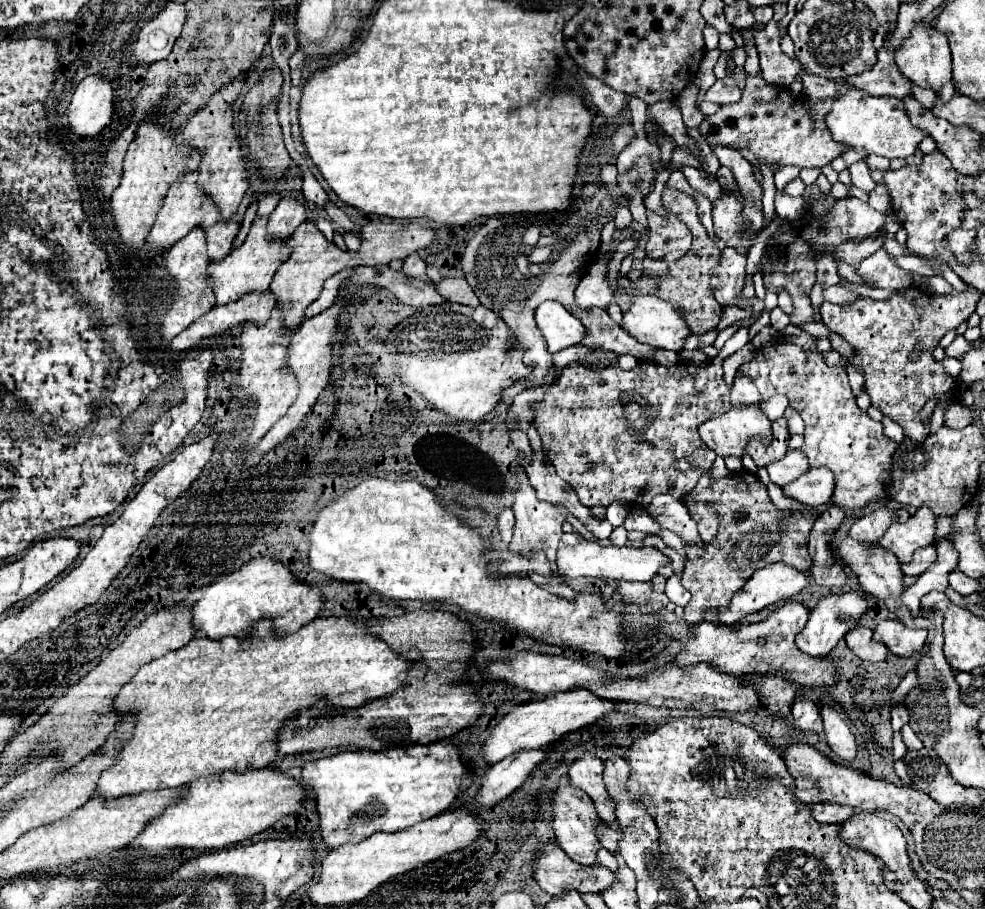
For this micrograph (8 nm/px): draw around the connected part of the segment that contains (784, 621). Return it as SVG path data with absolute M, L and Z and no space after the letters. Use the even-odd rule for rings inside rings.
M785 602L777 610L773 610L765 620L755 624L739 624L739 626L721 626L717 628L711 622L701 624L683 624L683 620L675 622L663 622L659 634L683 642L683 652L673 662L675 666L691 666L699 662L707 662L717 666L721 672L729 672L735 676L743 674L769 674L769 672L791 672L791 680L795 684L801 684L805 688L811 686L833 686L837 684L835 674L819 674L821 662L813 660L811 656L805 656L795 646L795 636L803 630L807 624L809 608L801 602ZM757 640L765 640L763 646L757 646Z

